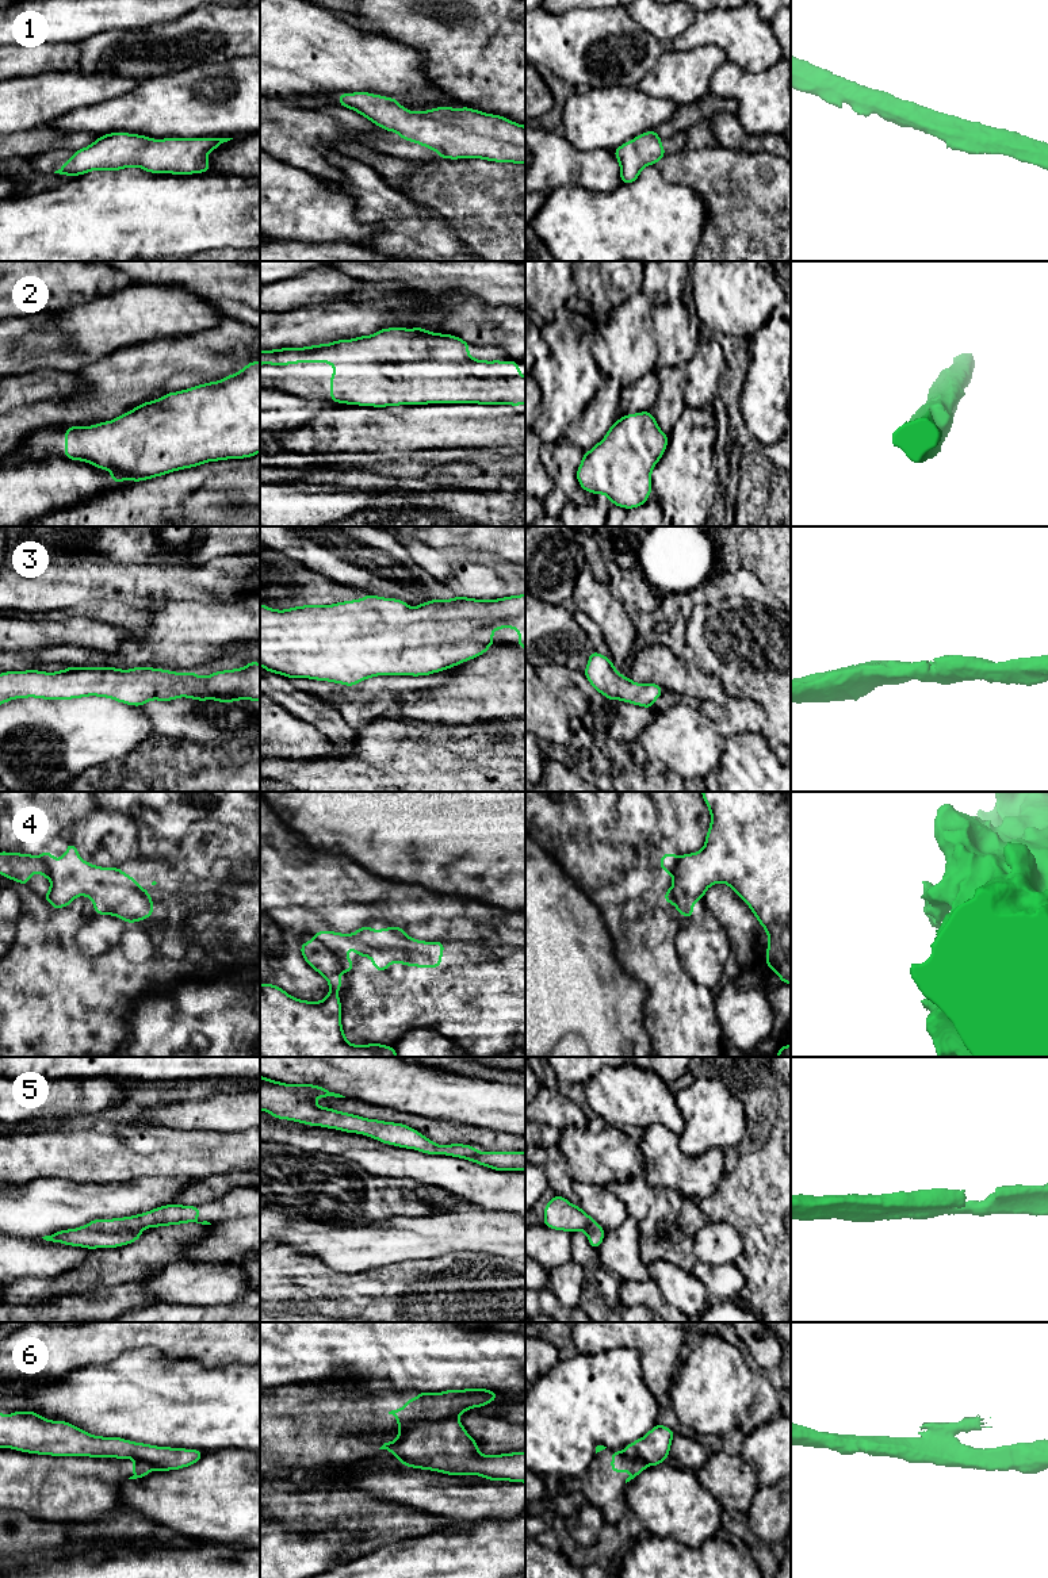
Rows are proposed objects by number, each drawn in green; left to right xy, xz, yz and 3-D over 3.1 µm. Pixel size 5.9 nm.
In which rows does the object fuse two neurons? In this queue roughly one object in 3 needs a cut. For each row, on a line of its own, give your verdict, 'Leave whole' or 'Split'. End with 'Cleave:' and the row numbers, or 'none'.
1: Leave whole
2: Leave whole
3: Leave whole
4: Split
5: Leave whole
6: Split
Cleave: 4, 6

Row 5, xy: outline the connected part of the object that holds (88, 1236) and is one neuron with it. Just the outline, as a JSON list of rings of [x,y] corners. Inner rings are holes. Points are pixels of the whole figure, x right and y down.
[[[173,1203],[133,1217],[93,1219],[81,1227],[61,1230],[42,1238],[50,1242],[62,1242],[65,1245],[88,1249],[116,1248],[137,1241],[141,1237],[142,1230],[146,1227],[180,1225],[187,1222],[211,1225],[207,1221],[199,1222],[199,1213],[200,1209],[196,1206]]]

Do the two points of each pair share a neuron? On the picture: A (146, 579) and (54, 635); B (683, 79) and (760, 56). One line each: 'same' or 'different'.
A: different
B: different

